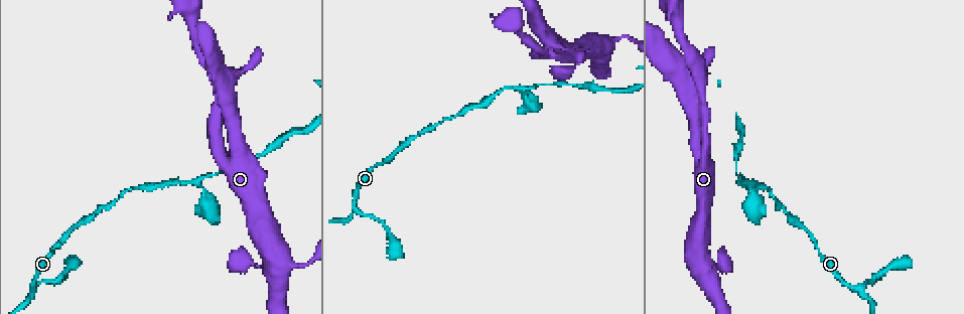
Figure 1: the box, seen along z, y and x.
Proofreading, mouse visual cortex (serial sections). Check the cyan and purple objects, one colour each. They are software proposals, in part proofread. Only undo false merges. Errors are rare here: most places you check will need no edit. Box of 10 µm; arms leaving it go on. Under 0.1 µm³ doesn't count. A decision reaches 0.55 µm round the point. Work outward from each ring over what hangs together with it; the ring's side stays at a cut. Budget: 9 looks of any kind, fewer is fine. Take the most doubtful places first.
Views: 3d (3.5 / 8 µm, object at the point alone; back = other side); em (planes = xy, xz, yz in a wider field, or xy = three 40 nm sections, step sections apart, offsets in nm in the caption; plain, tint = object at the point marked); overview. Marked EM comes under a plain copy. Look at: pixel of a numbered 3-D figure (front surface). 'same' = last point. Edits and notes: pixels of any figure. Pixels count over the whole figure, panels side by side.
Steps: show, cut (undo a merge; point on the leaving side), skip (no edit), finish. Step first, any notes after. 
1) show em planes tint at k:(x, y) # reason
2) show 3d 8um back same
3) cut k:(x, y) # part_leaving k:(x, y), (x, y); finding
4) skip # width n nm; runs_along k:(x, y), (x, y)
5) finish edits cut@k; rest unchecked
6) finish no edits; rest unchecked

show em xy step 5 tint at 1:(519, 90) # sharp bend

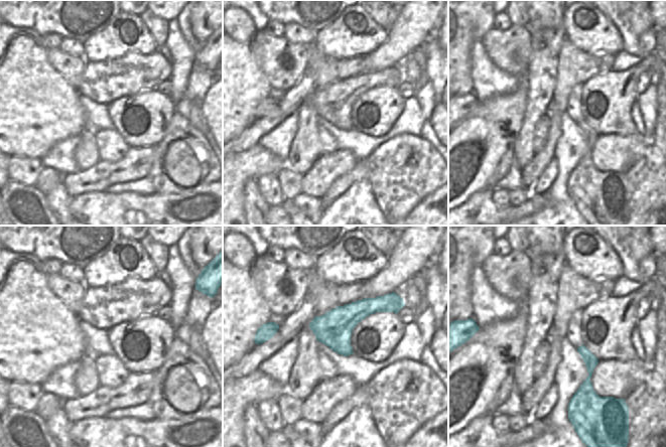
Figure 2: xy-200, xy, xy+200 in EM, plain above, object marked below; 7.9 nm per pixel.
show 3d 3.5um back same

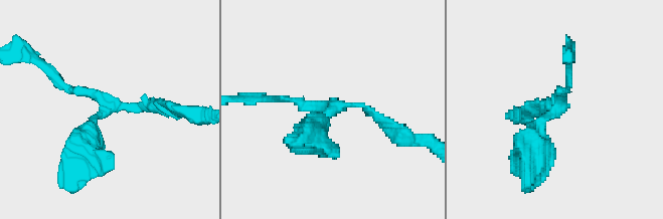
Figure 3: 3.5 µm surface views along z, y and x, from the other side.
skip # runs_along 3:(171, 108), (107, 105), (85, 155); continuous, no second cell

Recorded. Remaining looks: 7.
show 3d 8um at 1:(29, 289) # three-way junction

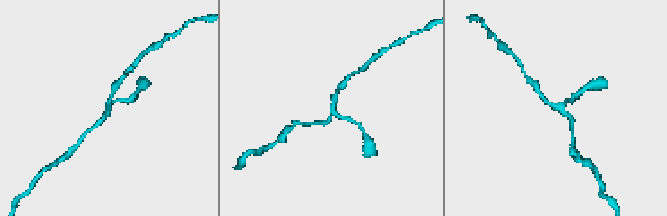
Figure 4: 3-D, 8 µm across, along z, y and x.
show em xy step 2 tint same # arms 3; arm_widths 150, 200, 200 nm

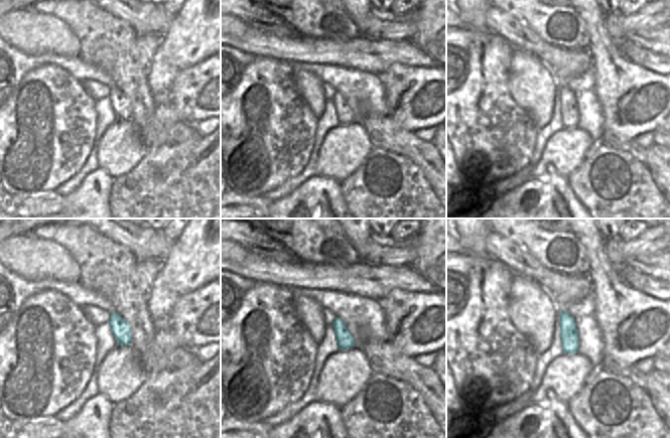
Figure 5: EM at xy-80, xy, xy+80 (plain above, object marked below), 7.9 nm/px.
skip # runs_along 4:(339, 88), (332, 112), (357, 124); all the same cell

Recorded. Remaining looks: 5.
show 3d 3.5um at 1:(707, 267) # a narrow waist

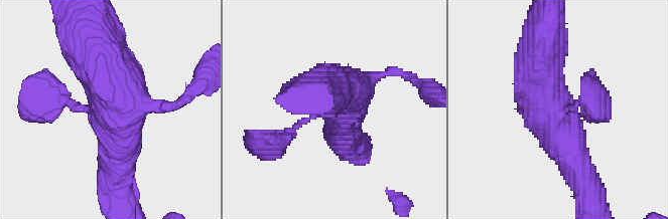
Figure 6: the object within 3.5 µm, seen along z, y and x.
show em xy step 5 tint at 6:(561, 108)

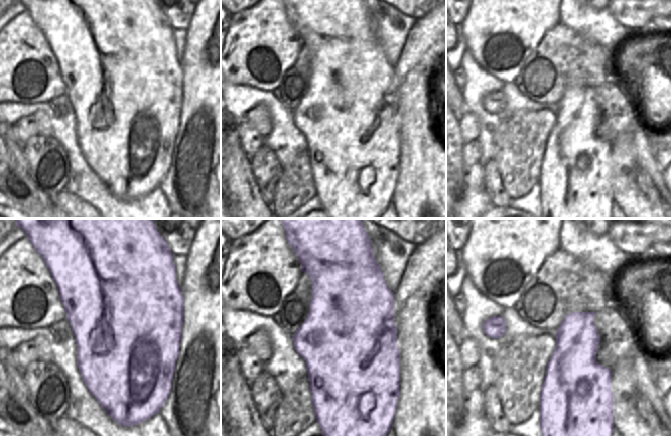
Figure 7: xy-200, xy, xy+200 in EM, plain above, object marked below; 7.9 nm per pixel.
show em xy step 3 tint same # another direction

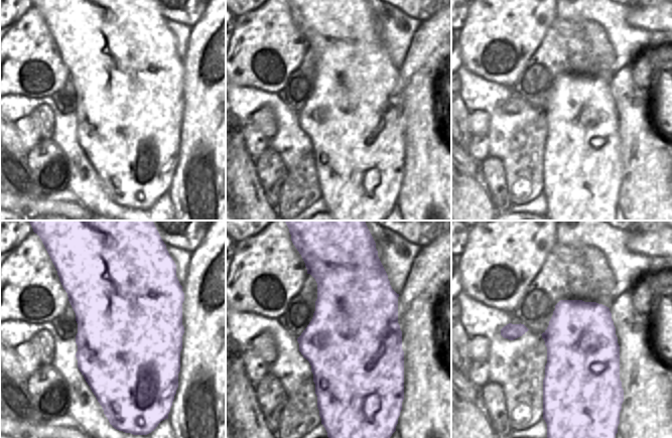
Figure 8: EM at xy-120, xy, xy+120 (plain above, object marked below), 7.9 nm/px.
skip # runs_along 6:(541, 50), (541, 90), (582, 174); continuous, no second cell

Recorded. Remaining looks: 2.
show 3d 8um at 1:(675, 19) # two arms in line, one across

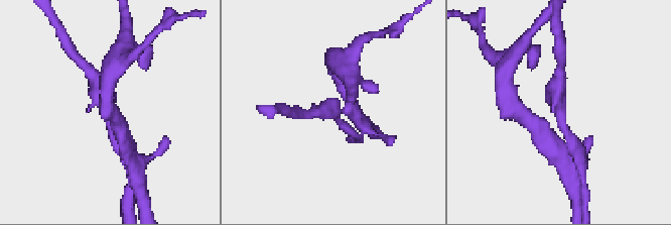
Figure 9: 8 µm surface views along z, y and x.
show em xy step 2 tint same # arms 3; arm_widths 200, 300, 600 nm

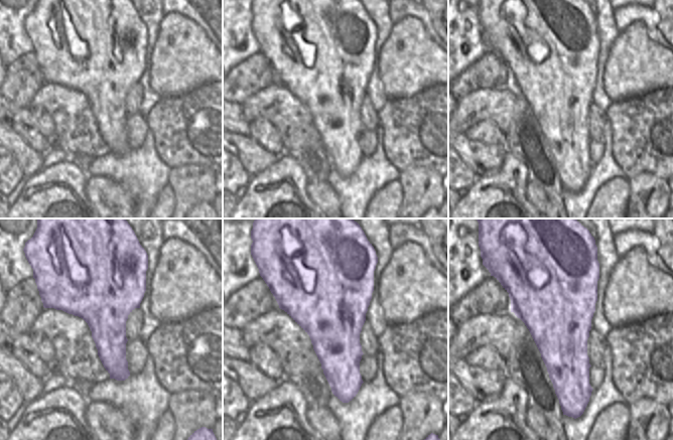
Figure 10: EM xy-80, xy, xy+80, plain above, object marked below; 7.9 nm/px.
skip # runs_along 9:(115, 137), (107, 97), (96, 89); continuous, no second cell

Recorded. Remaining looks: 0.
finish no edits; rest unchecked

